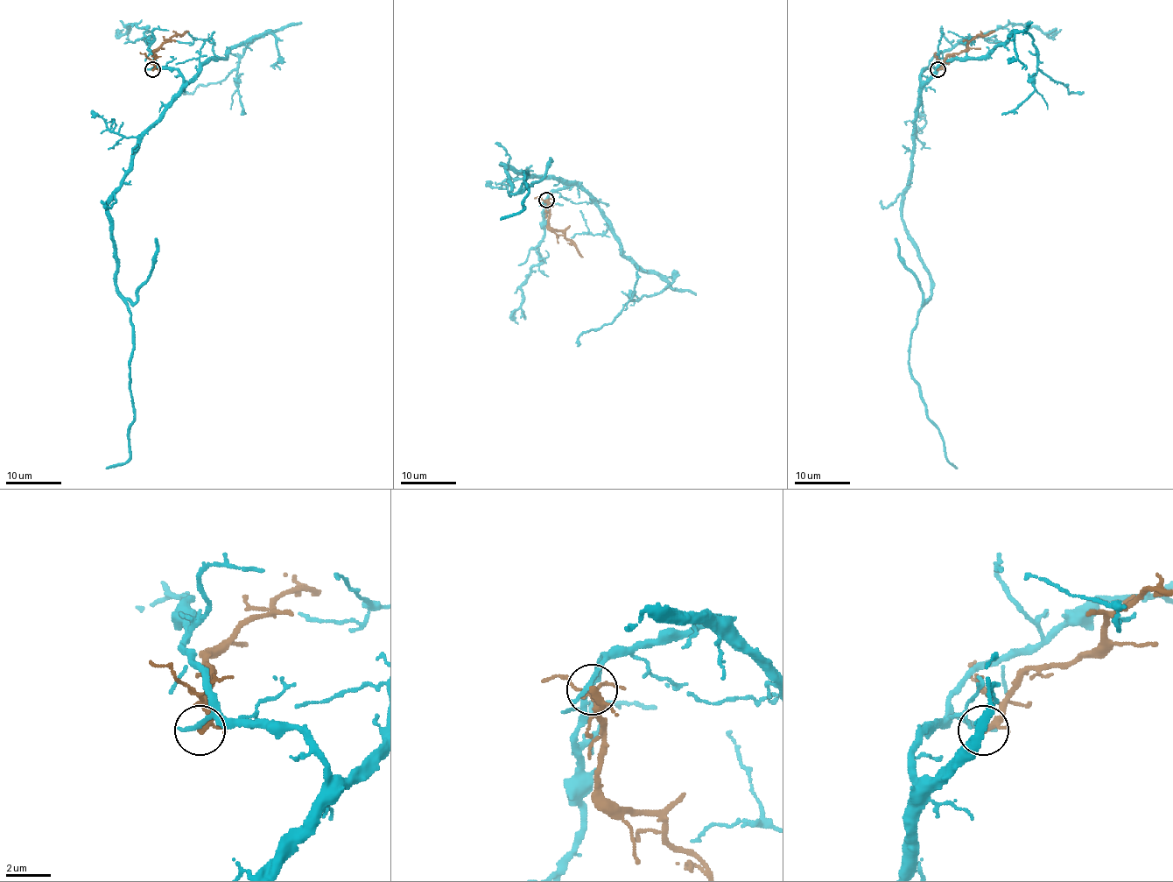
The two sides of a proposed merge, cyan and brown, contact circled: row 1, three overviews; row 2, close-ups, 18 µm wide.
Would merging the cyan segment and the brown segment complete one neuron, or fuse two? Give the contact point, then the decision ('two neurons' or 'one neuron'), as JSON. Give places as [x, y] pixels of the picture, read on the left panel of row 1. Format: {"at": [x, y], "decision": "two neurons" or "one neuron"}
{"at": [152, 69], "decision": "two neurons"}

